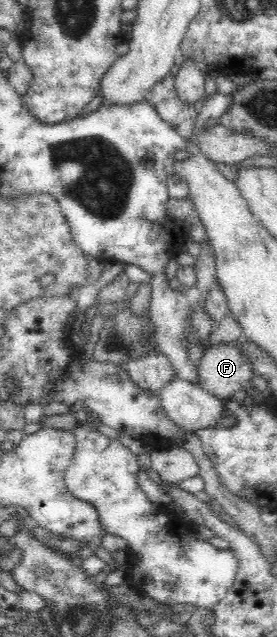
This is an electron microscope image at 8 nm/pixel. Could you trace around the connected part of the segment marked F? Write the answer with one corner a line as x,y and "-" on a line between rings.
231,342
215,348
204,348
197,365
199,385
216,398
232,398
238,390
252,383
252,363
242,351
241,342

